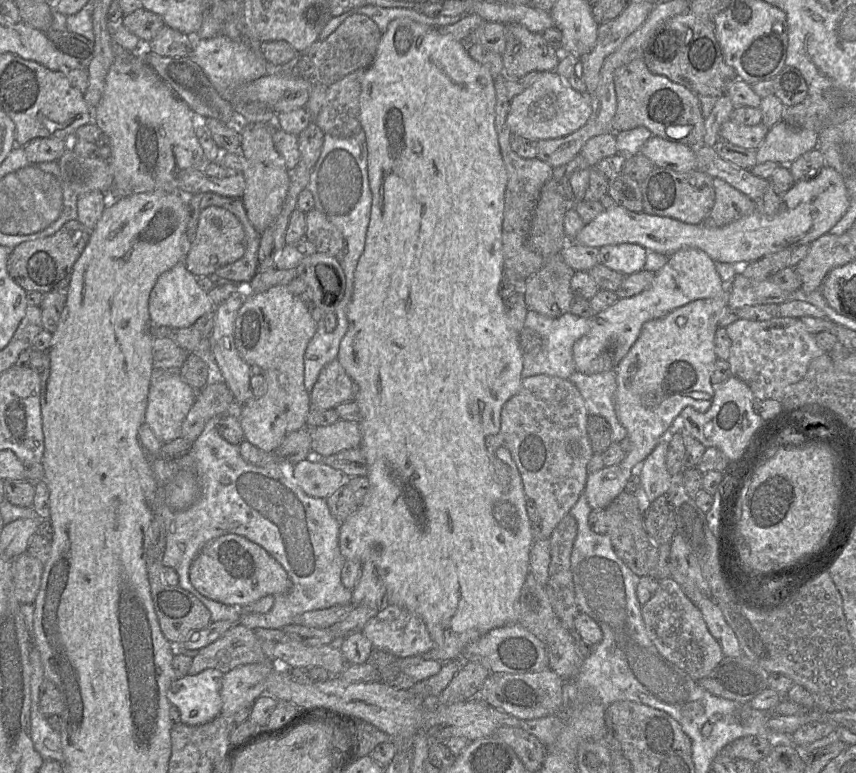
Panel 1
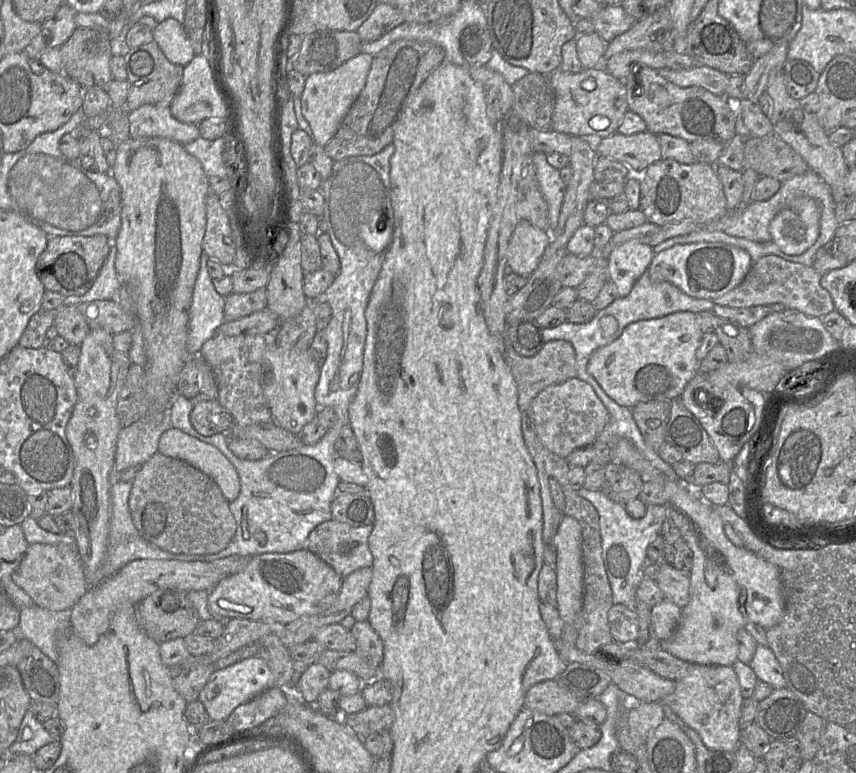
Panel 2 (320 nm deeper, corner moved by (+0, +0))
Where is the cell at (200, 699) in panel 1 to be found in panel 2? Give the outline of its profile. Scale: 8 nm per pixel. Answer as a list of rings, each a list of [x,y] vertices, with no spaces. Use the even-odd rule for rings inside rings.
[[[253,656],[223,669],[216,669],[200,691],[198,699],[203,703],[211,720],[226,720],[239,705],[250,701],[273,685],[273,674],[267,662]]]

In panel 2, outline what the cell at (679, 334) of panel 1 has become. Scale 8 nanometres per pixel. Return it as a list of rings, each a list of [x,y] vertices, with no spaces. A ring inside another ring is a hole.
[[[689,311],[637,321],[627,325],[615,341],[595,350],[587,370],[606,394],[621,406],[633,408],[649,401],[671,402],[682,395],[699,372],[696,352],[703,335],[698,315]]]

